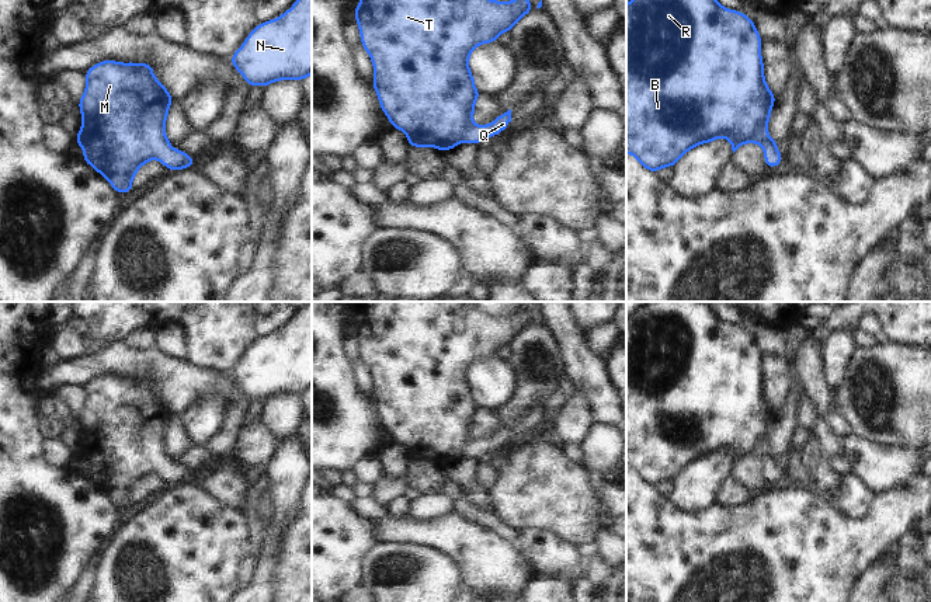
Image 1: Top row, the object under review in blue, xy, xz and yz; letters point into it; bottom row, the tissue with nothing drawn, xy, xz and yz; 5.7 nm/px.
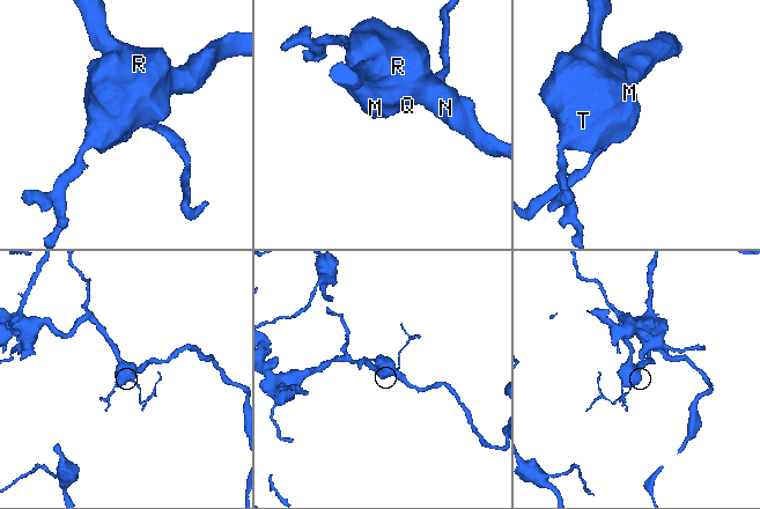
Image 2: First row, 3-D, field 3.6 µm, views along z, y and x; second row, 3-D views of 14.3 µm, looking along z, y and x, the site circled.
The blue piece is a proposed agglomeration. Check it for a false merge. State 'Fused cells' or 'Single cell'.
Single cell.

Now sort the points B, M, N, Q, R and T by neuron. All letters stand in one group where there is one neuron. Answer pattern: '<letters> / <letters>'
B M N Q R T

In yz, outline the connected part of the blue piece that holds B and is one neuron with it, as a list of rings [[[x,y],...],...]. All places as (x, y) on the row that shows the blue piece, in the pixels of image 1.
[[[630,0],[626,4],[626,153],[632,154],[645,170],[657,173],[664,167],[674,167],[692,147],[725,138],[732,143],[733,153],[746,143],[757,143],[764,149],[764,161],[771,170],[784,160],[777,145],[768,136],[768,121],[777,95],[768,88],[764,77],[761,56],[761,35],[755,22],[743,11],[729,10],[718,0]]]

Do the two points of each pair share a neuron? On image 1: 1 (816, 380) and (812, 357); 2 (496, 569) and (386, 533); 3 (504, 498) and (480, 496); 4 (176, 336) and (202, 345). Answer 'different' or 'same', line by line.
1: same
2: same
3: different
4: different

